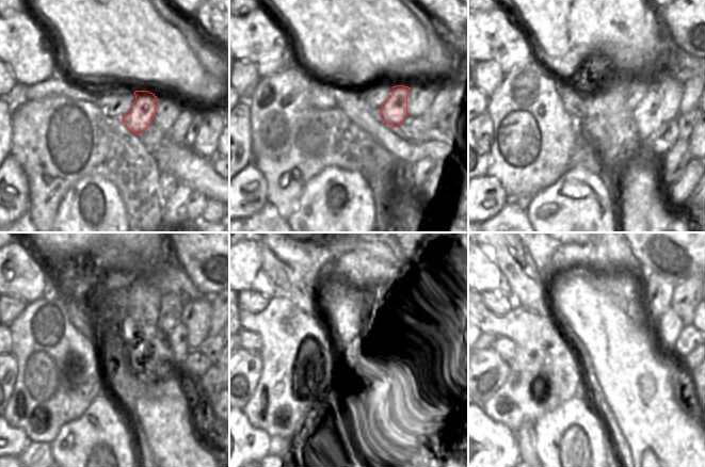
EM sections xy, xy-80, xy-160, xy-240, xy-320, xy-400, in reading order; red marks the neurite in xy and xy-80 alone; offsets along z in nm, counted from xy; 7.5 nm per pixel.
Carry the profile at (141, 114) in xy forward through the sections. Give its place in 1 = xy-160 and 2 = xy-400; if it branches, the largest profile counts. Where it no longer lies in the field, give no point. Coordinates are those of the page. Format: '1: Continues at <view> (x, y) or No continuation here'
1: Continues at xy-160 (646, 111)
2: Continues at xy-400 (670, 326).

